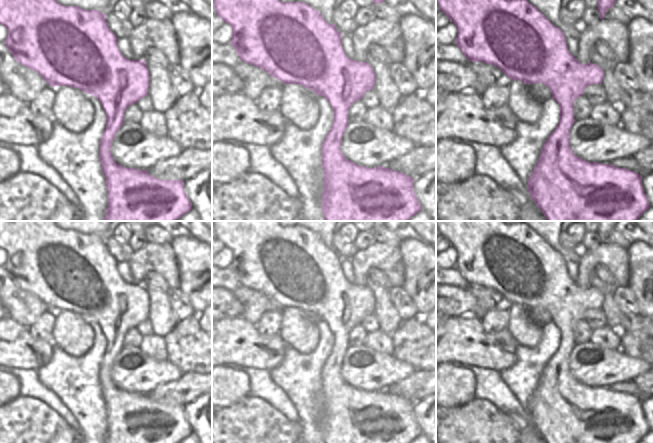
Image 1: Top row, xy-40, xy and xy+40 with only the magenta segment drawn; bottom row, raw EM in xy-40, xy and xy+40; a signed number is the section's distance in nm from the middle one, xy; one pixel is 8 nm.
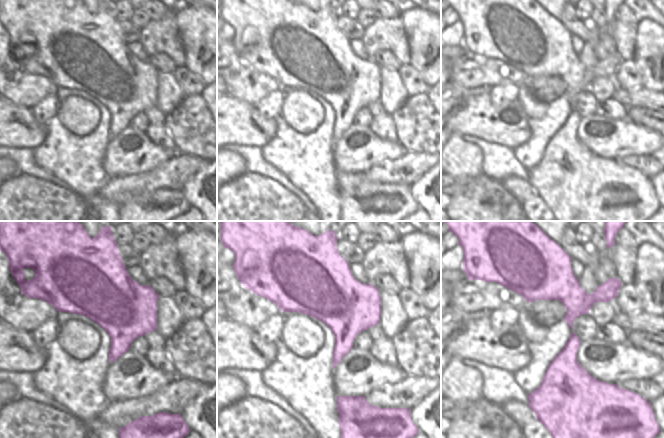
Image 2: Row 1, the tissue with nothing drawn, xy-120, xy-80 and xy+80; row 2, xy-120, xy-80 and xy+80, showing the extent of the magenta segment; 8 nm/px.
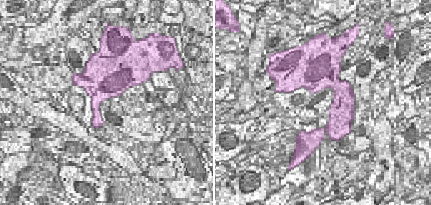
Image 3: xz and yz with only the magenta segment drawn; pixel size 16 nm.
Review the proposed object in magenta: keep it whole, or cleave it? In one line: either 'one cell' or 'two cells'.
one cell

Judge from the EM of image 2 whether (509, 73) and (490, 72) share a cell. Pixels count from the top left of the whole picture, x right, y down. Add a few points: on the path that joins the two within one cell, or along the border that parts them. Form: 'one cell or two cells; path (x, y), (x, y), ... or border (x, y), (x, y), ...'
one cell; path (504, 73), (495, 72)

